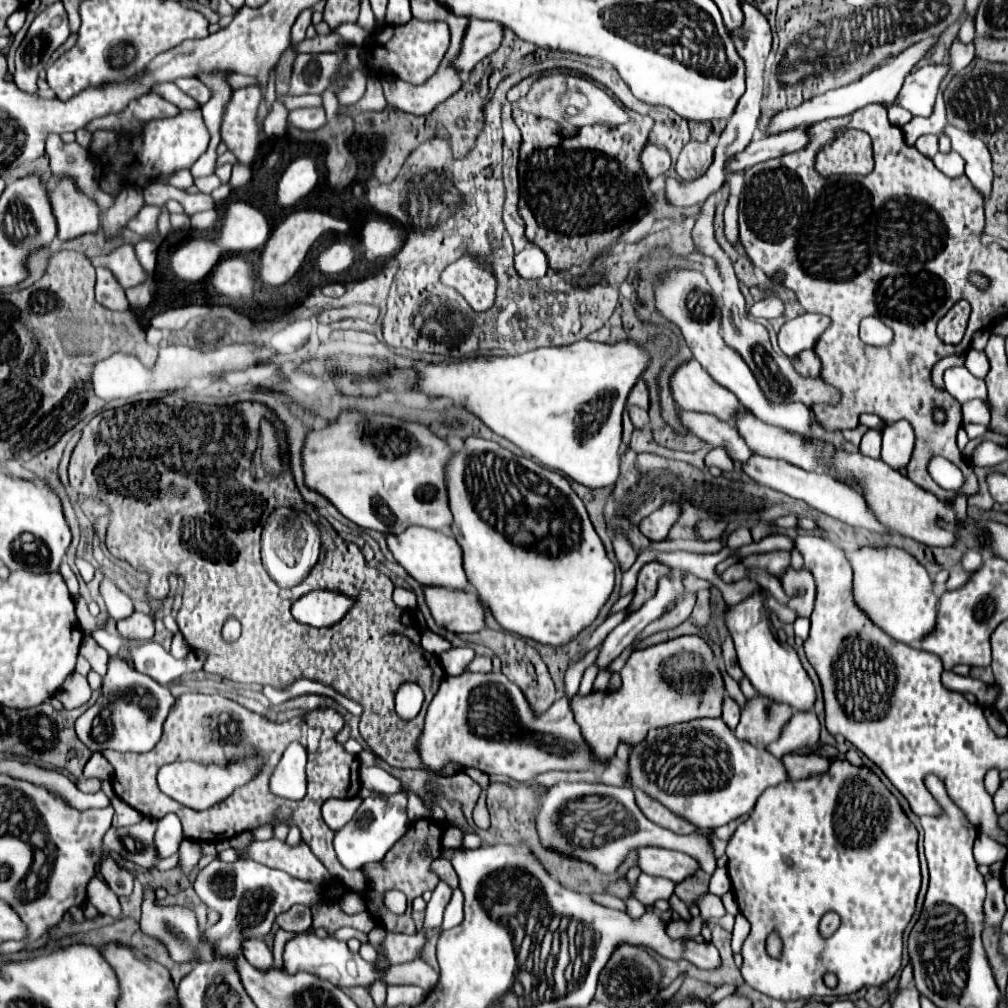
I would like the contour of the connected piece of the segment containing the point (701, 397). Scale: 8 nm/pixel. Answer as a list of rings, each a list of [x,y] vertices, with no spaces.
[[[688,360],[674,370],[670,392],[676,404],[688,412],[714,412],[714,416],[726,422],[740,412],[738,398],[714,382],[696,360]]]

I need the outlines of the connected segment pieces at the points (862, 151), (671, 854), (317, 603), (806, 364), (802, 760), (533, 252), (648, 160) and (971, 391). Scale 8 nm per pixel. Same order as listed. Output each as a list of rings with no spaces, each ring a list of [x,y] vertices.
[[[840,128],[836,138],[816,154],[814,168],[820,176],[868,174],[874,166],[870,136],[862,130]]]
[[[644,846],[638,848],[636,852],[638,852],[640,870],[650,876],[662,876],[672,882],[680,882],[698,870],[698,862],[686,856],[684,852],[656,848],[656,846]]]
[[[314,590],[294,602],[292,616],[302,624],[322,628],[336,624],[346,614],[346,608],[350,608],[348,596],[330,590]]]
[[[802,350],[800,354],[792,356],[790,362],[792,362],[792,366],[796,368],[796,372],[800,376],[812,376],[812,378],[820,376],[822,364],[820,364],[820,358],[816,356],[814,350]]]
[[[788,754],[786,758],[782,756],[782,764],[786,768],[788,780],[798,780],[812,774],[822,774],[824,768],[828,768],[830,760],[814,754]]]
[[[528,246],[514,258],[514,268],[520,278],[524,280],[536,280],[542,278],[548,272],[548,260],[546,254],[538,246]]]
[[[646,144],[640,152],[640,166],[644,170],[644,176],[652,182],[670,168],[670,156],[656,144]]]
[[[948,368],[944,372],[944,382],[946,382],[946,390],[960,400],[960,404],[972,400],[972,398],[988,398],[986,392],[986,384],[980,378],[974,378],[968,368]]]

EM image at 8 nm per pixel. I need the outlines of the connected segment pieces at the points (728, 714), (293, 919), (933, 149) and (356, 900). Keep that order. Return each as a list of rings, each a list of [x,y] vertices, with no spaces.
[[[726,696],[726,698],[724,698],[724,706],[722,706],[722,720],[728,724],[728,728],[730,728],[730,730],[734,730],[734,728],[736,728],[736,724],[738,724],[738,720],[740,720],[740,706],[738,706],[730,696]]]
[[[298,904],[298,906],[282,912],[280,916],[276,916],[276,924],[278,924],[280,928],[284,928],[284,930],[298,932],[298,934],[300,934],[300,932],[306,932],[306,930],[310,928],[310,924],[312,924],[310,918],[312,918],[310,908]]]
[[[924,134],[916,140],[916,148],[918,152],[922,152],[928,158],[934,158],[938,154],[938,136],[934,134]]]
[[[348,892],[340,898],[340,908],[346,912],[346,914],[358,914],[358,912],[364,912],[366,910],[366,902],[362,896],[358,896],[356,892]]]

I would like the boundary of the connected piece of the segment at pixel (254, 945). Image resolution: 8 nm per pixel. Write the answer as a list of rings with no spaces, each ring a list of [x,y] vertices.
[[[258,938],[244,940],[242,942],[242,954],[256,968],[262,968],[262,970],[272,968],[272,950],[264,944],[264,940],[258,940]]]

